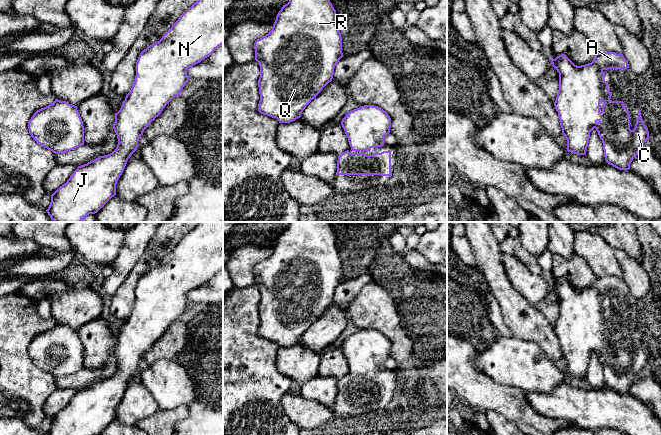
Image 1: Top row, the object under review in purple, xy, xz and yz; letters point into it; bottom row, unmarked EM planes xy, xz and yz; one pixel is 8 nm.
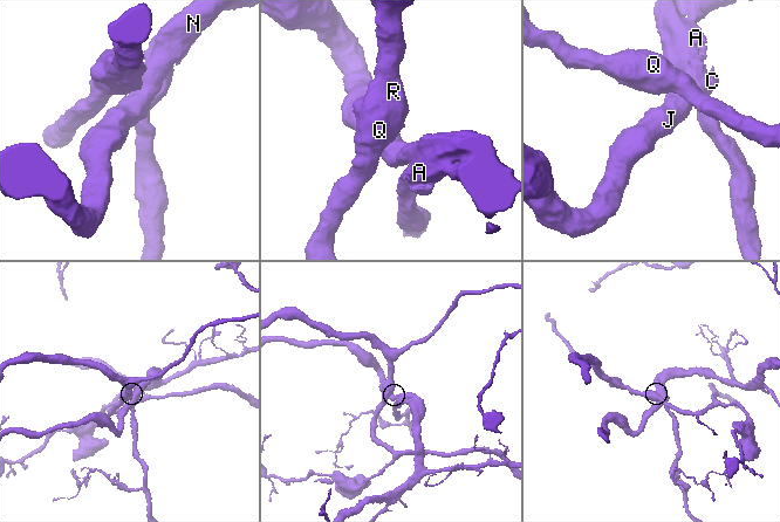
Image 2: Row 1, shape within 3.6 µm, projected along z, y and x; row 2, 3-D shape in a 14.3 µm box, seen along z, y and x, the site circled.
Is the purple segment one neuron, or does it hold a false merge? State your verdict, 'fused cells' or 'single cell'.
single cell

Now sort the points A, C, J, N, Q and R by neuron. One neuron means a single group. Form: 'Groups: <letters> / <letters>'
Groups: A C J N Q R

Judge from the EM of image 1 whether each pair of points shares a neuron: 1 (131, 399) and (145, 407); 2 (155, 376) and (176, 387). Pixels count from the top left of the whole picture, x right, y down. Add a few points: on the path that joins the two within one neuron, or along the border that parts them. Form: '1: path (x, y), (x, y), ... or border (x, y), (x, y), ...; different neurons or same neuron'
1: path (134, 401), (142, 404); same neuron
2: path (160, 379), (165, 379), (171, 385); same neuron

